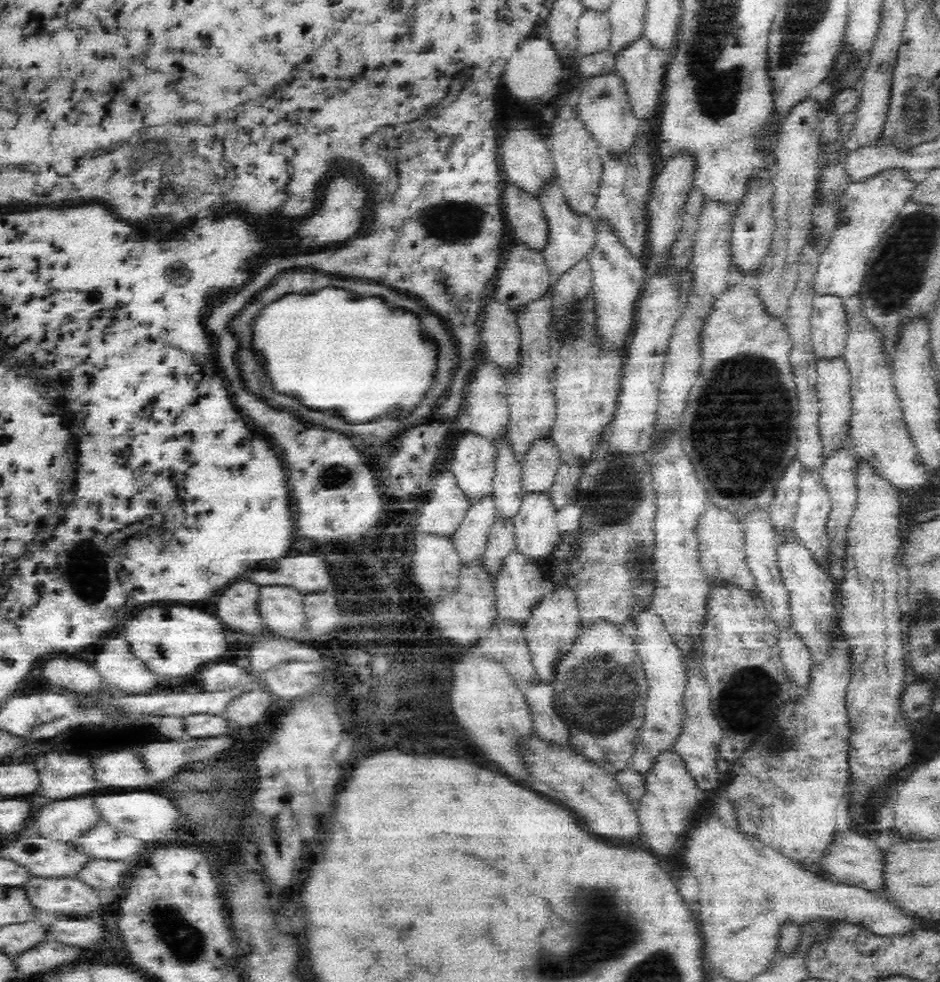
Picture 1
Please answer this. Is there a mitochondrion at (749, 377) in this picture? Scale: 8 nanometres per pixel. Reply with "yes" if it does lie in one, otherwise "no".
yes

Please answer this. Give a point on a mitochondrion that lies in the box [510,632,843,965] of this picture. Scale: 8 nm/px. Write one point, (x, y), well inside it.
(589, 694)

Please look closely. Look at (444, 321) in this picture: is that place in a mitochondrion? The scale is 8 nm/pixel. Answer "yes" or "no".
no

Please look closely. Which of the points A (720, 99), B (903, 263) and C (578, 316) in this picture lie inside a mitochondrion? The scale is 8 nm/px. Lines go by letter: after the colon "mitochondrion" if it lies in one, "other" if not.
A: mitochondrion
B: mitochondrion
C: mitochondrion

